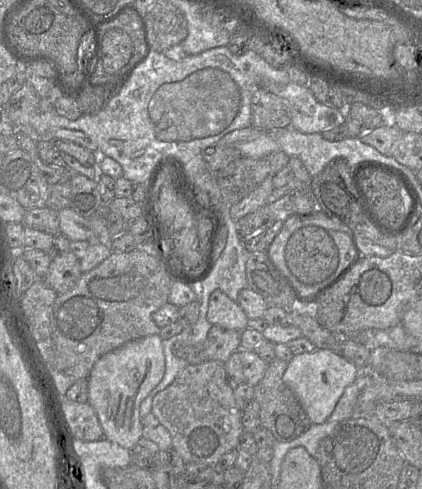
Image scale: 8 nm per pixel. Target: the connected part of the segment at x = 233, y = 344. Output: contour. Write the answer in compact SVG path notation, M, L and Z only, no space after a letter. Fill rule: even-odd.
M212 325L203 345L204 361L226 362L234 351L241 349L240 335L241 332Z

